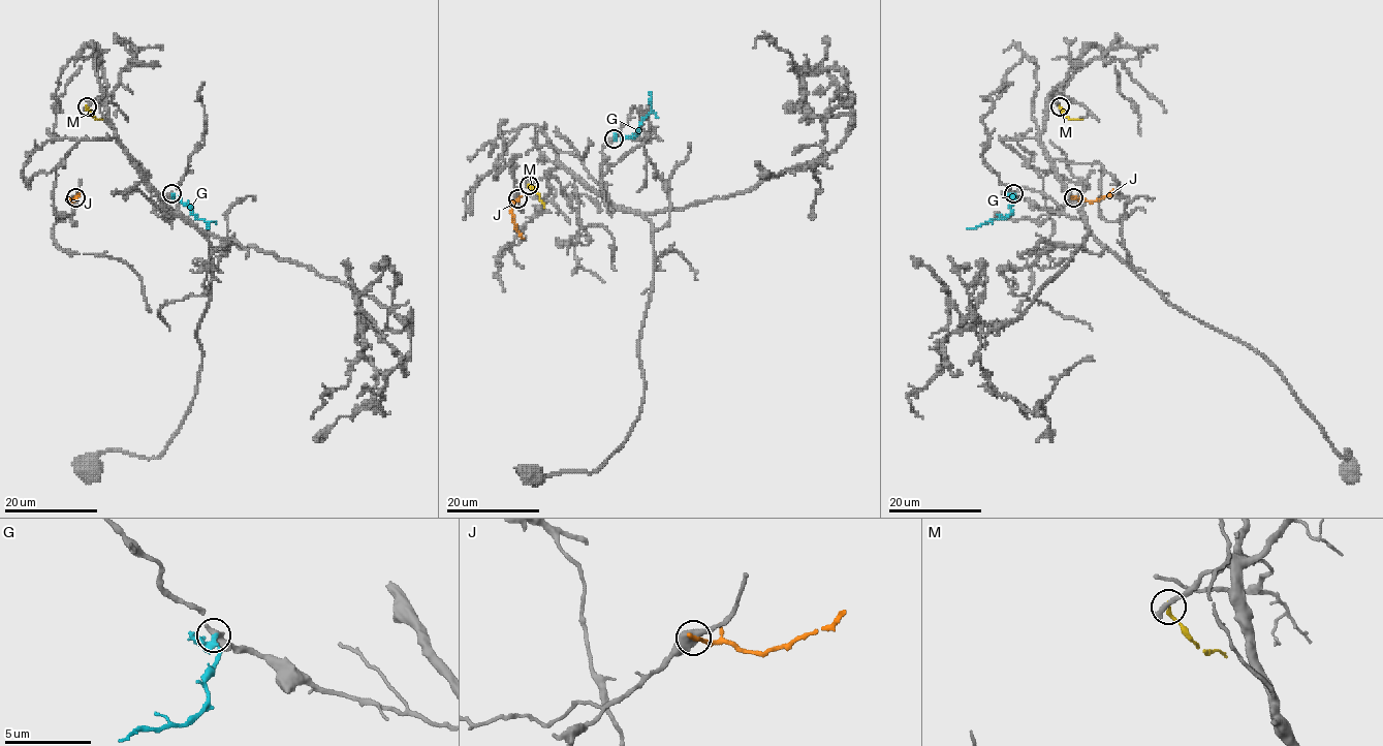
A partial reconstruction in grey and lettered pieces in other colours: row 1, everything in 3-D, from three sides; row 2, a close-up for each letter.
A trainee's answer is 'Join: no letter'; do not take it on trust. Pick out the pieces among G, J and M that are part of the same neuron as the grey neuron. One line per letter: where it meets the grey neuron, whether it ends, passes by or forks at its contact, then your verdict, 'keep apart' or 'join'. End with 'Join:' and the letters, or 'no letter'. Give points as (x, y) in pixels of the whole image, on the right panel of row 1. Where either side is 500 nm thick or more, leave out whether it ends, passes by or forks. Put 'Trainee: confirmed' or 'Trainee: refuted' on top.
Trainee: refuted
G: contact (1013, 193); it ends; join
J: contact (1073, 197); keep apart
M: contact (1060, 106); it ends; keep apart
Join: G

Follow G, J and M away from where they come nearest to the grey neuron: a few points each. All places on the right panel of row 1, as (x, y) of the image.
G: (1013, 194), (1014, 200), (1009, 215), (974, 228), (967, 227)
J: (1072, 197), (1098, 199), (1113, 189)
M: (1060, 107), (1067, 118), (1081, 120)

